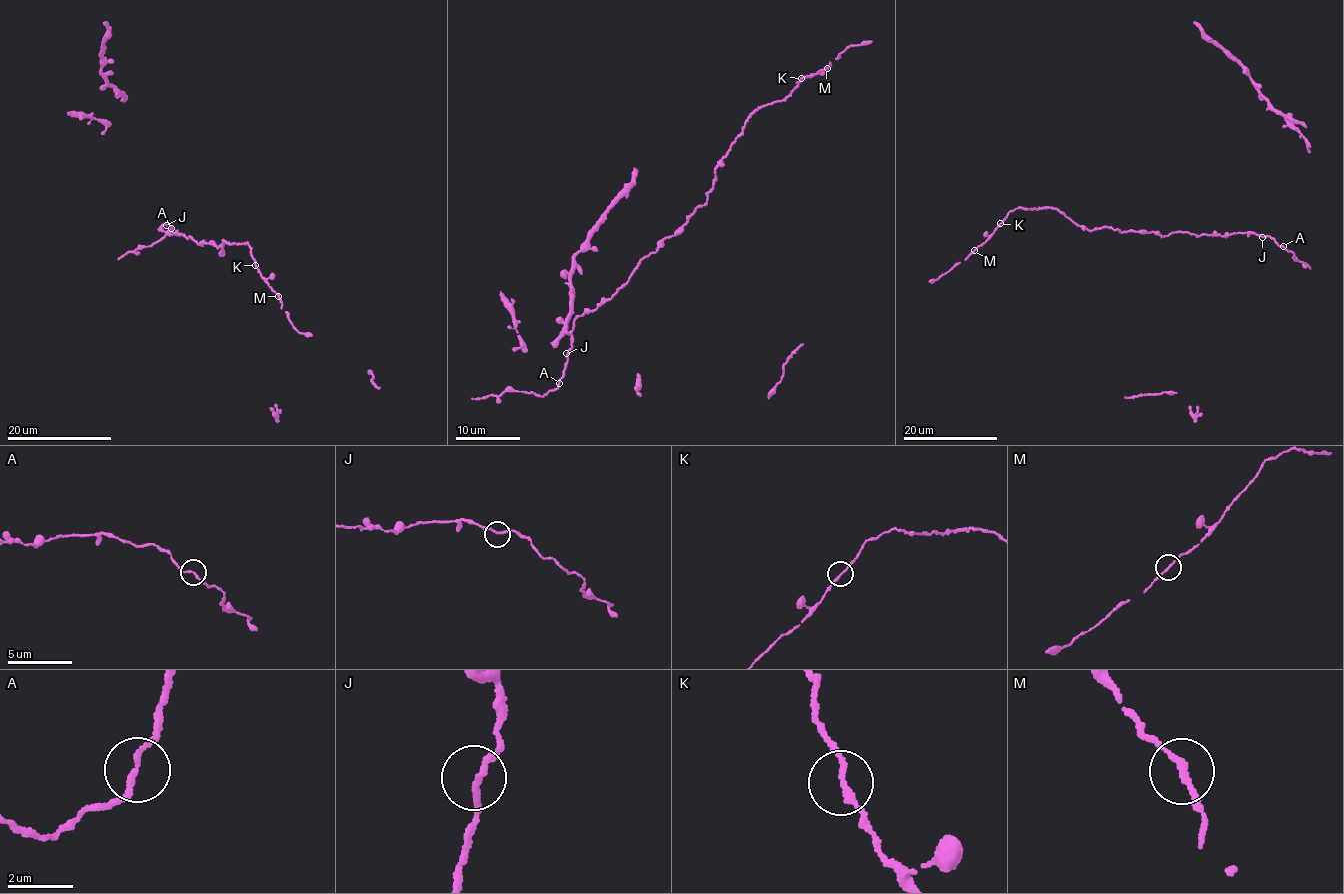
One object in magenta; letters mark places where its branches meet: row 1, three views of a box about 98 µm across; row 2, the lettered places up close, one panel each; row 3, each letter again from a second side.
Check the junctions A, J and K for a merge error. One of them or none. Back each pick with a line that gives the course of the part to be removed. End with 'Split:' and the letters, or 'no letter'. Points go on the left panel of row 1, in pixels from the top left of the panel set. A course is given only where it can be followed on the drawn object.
Split: no letter

